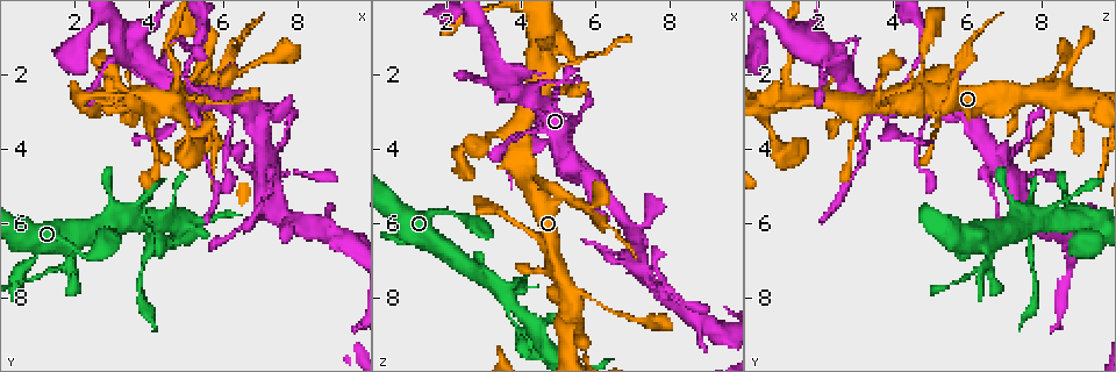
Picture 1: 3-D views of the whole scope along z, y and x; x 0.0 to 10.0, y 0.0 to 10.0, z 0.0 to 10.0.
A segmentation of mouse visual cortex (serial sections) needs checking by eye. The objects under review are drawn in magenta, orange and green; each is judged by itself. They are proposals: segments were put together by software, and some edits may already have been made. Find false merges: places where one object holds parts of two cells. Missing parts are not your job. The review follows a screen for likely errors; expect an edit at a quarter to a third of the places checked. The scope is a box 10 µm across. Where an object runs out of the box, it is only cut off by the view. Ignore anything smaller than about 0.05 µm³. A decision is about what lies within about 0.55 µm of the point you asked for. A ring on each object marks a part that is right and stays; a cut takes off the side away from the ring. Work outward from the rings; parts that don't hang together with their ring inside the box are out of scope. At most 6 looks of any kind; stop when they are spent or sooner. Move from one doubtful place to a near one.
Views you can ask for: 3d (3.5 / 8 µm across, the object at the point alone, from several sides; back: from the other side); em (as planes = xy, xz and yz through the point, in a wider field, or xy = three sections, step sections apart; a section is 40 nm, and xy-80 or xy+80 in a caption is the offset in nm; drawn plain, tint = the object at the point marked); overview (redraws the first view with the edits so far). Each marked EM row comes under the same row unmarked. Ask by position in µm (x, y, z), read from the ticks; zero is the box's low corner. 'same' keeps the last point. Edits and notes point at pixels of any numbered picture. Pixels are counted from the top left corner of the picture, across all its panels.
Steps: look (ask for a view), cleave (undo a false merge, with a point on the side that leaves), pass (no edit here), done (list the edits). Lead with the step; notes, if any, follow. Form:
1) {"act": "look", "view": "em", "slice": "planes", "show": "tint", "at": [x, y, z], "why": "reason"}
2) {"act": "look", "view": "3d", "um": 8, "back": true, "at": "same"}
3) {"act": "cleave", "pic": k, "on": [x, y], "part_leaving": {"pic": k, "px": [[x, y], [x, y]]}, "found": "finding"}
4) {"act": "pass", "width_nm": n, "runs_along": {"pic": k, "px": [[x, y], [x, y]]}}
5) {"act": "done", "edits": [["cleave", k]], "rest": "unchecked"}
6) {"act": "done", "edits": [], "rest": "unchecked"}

{"act": "look", "view": "3d", "um": 3.5, "back": true, "at": [5.70, 2.05, 5.55], "why": "sharp bend"}

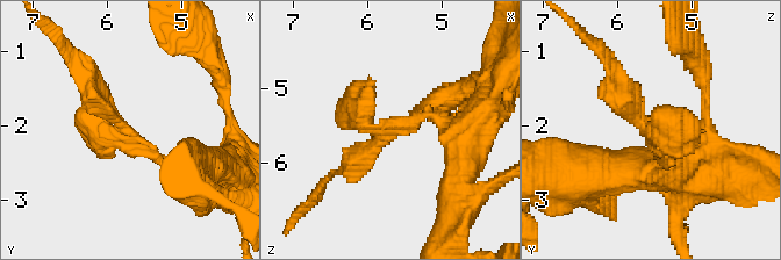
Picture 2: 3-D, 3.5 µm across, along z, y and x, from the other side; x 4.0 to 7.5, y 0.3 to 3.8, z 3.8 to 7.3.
{"act": "look", "view": "em", "slice": "xy", "step": 5, "show": "tint", "at": [5.70, 2.10, 5.55], "why": "now the EM"}

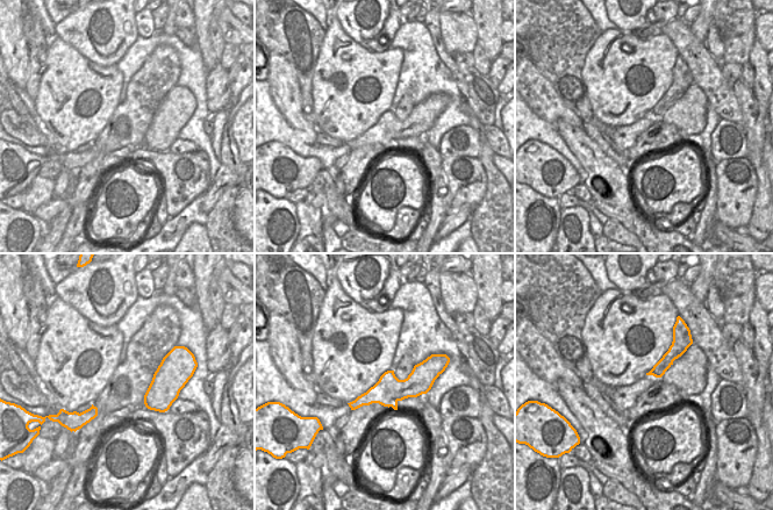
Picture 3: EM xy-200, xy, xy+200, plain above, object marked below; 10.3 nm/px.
{"act": "look", "view": "em", "slice": "planes", "show": "tint", "at": "same"}

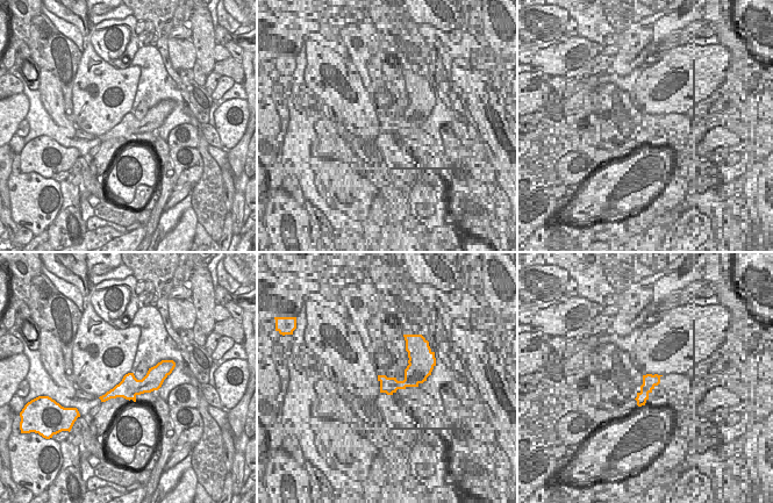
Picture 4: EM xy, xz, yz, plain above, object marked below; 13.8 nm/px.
{"act": "cleave", "pic": 2, "on": [113, 145], "part_leaving": {"pic": 2, "px": [[159, 157], [127, 132], [106, 132]]}, "found": "a second cell is stuck on"}

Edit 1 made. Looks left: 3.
{"act": "look", "view": "3d", "um": 3.5, "at": [4.65, 2.60, 1.85], "why": "abrupt turn"}

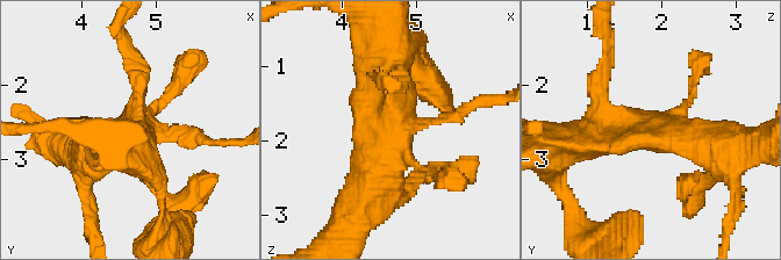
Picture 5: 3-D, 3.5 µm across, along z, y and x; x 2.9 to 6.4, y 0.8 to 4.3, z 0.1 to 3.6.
{"act": "look", "view": "em", "slice": "xy", "step": 3, "show": "tint", "at": [4.60, 2.65, 1.85], "why": "now the EM"}

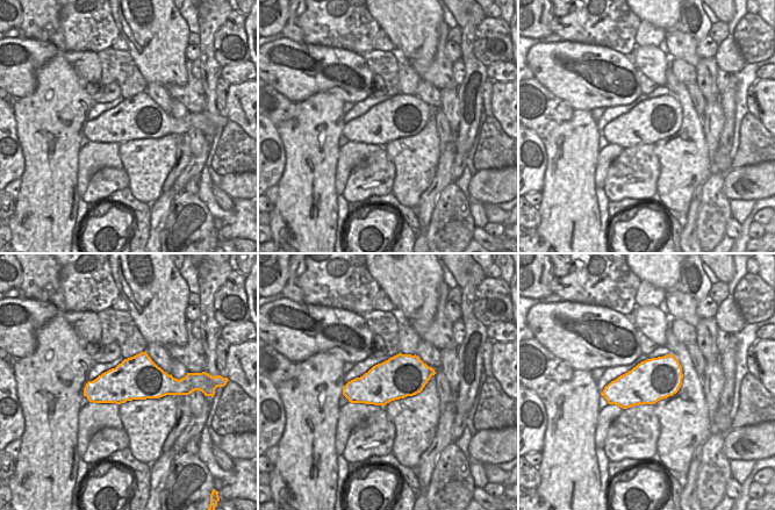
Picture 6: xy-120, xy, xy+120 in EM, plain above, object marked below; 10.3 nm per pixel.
{"act": "pass", "runs_along": {"pic": 5, "px": [[364, 195], [388, 149], [392, 53]]}, "found": "continuous, no second cell"}

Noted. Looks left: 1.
{"act": "done", "edits": [["cleave", 2]], "rest": "unchecked"}

